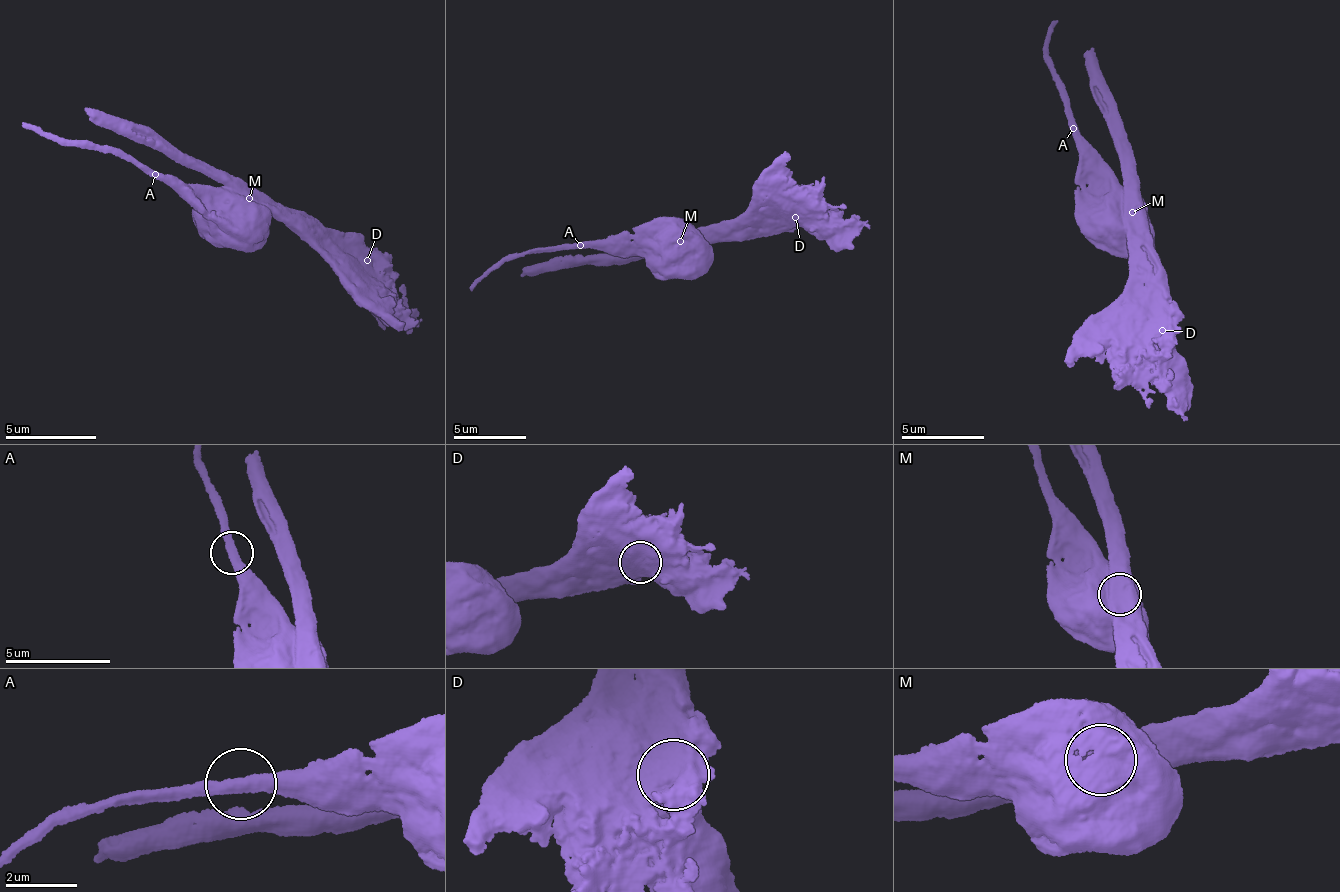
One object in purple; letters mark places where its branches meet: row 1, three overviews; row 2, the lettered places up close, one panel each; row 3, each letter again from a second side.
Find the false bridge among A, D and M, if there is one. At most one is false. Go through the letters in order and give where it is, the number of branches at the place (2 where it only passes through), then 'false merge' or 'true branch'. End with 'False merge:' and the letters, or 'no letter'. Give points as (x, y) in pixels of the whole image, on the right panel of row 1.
A: place (1073, 128); branches 2; true branch
D: place (1162, 330); branches 1; true branch
M: place (1132, 212); branches 1; false merge
False merge: M

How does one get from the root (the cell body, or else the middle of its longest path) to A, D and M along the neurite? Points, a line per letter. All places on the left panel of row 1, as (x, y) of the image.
A: (235, 222), (228, 218), (213, 222), (154, 175)
D: (235, 222), (246, 219), (256, 227), (268, 224), (273, 216), (295, 209), (303, 211), (367, 260)
M: (235, 222), (249, 197)

